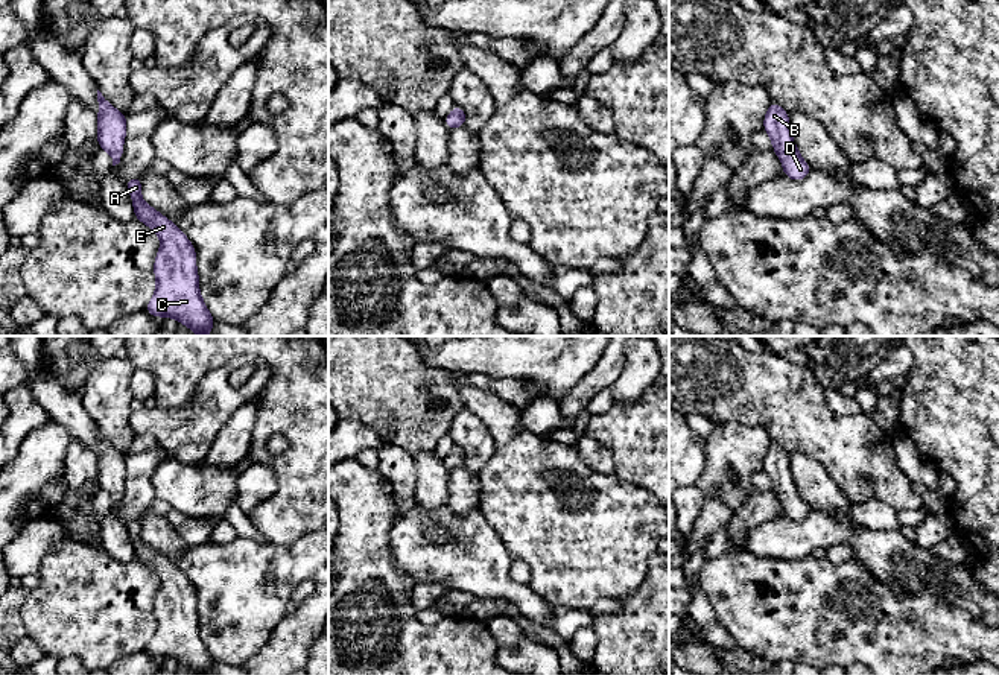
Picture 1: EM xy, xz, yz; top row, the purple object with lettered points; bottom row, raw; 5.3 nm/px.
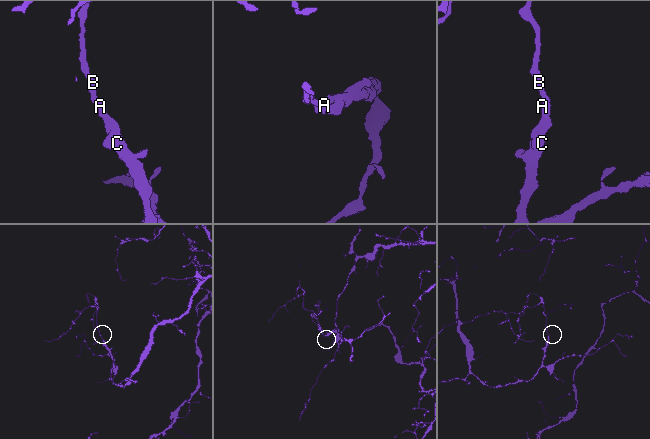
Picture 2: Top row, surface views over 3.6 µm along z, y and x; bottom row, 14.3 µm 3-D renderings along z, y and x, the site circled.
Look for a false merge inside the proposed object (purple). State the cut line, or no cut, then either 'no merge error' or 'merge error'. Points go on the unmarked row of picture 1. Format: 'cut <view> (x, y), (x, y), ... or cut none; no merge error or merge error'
cut none; no merge error

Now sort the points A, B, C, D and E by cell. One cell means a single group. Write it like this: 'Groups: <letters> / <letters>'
Groups: A B C D E

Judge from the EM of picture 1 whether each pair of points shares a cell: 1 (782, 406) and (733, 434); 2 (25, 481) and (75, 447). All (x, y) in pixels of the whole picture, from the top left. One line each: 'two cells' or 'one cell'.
1: two cells
2: two cells

